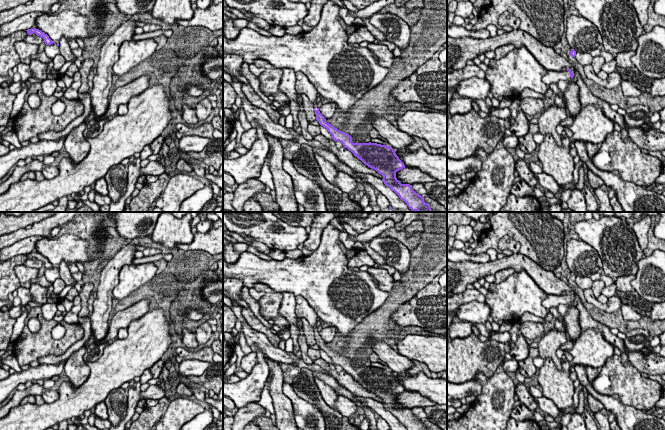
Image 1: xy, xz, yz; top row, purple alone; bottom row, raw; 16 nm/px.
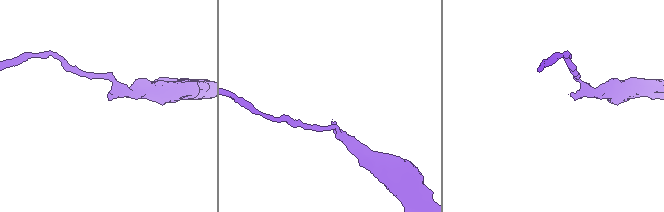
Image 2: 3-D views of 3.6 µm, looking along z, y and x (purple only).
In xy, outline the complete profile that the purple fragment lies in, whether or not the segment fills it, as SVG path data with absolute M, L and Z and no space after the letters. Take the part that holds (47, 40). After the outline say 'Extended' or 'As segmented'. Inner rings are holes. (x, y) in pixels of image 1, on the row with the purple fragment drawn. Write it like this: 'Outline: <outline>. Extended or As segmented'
Outline: M31 28L31 29L28 29L26 30L28 35L32 35L33 33L35 33L37 36L40 36L44 39L44 42L46 45L51 45L53 44L54 42L49 38L49 36L47 34L45 34L44 32L42 32L41 30L39 29L36 29L36 28Z. As segmented

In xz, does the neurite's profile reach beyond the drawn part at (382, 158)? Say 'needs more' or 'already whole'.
needs more

